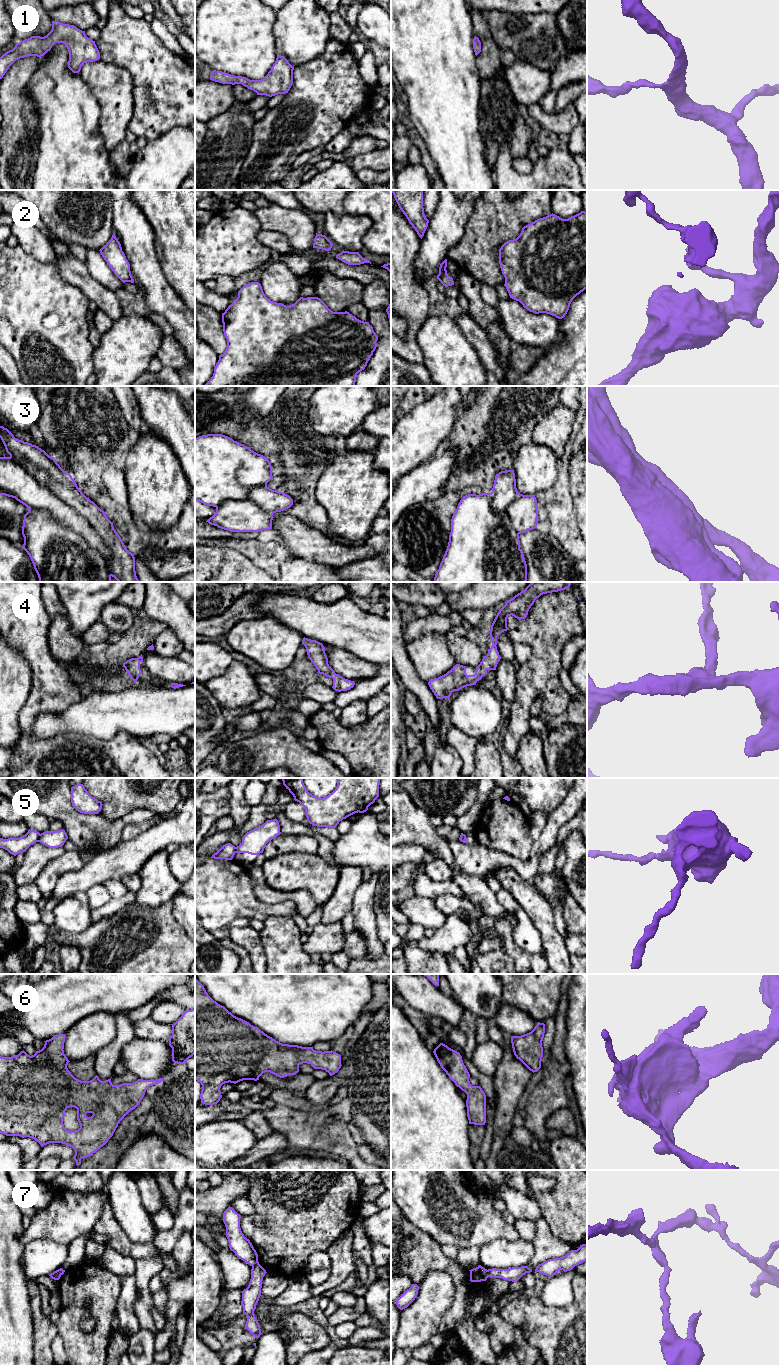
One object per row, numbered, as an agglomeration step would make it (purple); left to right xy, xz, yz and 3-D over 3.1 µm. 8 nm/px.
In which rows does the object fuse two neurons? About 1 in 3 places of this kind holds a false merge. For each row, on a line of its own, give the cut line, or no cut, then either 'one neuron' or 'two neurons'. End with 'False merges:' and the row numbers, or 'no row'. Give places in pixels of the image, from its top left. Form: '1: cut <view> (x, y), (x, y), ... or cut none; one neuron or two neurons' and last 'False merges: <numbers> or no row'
1: cut none; one neuron
2: cut none; one neuron
3: cut xy (9, 457), (89, 523), (109, 549), (107, 565); two neurons
4: cut none; one neuron
5: cut xy (40, 834), (37, 841); two neurons
6: cut none; one neuron
7: cut xz (258, 1263), (252, 1267); two neurons
False merges: 3, 5, 7

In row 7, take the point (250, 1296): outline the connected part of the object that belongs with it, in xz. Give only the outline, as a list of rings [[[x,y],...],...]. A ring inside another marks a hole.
[[[260,1264],[253,1266],[249,1285],[242,1291],[241,1305],[243,1314],[247,1316],[245,1328],[257,1339],[261,1335],[261,1329],[254,1311],[261,1296],[262,1281],[266,1273],[266,1270]]]

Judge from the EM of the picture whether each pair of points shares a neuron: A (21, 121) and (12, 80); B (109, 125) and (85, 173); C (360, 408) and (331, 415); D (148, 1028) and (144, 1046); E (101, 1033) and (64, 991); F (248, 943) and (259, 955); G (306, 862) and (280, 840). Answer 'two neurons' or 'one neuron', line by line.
A: one neuron
B: two neurons
C: one neuron
D: two neurons
E: two neurons
F: one neuron
G: two neurons

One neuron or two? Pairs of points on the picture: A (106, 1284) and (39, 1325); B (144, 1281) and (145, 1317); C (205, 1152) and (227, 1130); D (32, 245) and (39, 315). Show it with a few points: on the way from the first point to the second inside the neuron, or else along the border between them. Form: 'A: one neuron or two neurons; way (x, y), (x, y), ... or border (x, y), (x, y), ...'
A: two neurons; border (55, 1323), (58, 1335)
B: one neuron; way (144, 1290), (144, 1308)
C: one neuron; way (210, 1147), (222, 1135)
D: two neurons; border (18, 245), (38, 262), (52, 264)

